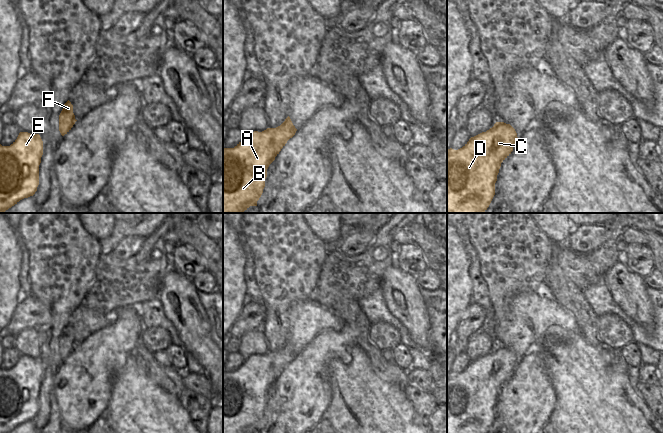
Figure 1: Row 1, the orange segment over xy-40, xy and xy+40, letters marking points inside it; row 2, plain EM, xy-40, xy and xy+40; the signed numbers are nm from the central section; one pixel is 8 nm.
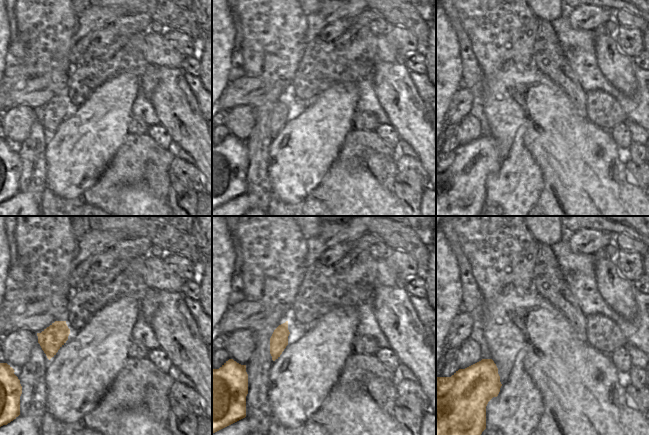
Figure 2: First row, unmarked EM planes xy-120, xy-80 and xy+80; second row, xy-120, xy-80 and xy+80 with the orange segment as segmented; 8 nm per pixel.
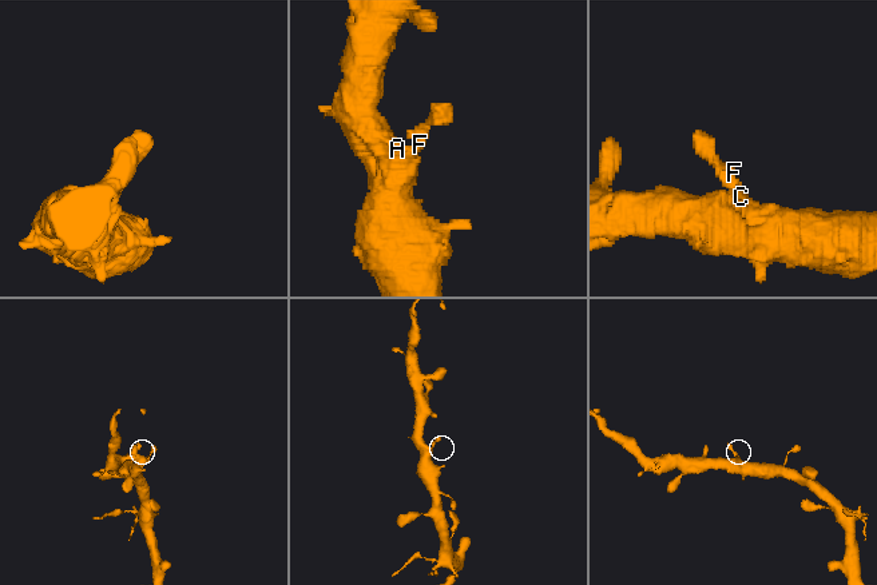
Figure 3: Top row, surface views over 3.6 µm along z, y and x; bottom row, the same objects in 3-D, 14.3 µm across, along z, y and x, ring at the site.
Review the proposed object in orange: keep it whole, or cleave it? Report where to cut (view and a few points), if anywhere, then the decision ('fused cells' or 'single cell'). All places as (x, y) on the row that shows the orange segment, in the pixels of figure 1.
no cut | single cell

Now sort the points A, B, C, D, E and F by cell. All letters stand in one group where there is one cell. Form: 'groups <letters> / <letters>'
groups A B C D E F

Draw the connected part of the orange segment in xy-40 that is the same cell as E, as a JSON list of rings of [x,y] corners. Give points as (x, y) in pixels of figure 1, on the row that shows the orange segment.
[[[20,132],[10,146],[0,144],[0,213],[35,194],[42,155],[39,134]]]

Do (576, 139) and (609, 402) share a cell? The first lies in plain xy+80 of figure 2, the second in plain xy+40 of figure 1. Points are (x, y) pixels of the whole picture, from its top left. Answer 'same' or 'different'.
same

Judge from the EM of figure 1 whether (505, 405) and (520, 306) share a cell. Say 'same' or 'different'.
different

